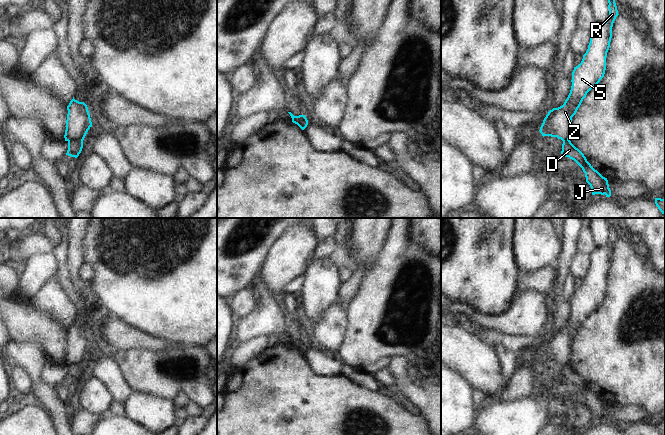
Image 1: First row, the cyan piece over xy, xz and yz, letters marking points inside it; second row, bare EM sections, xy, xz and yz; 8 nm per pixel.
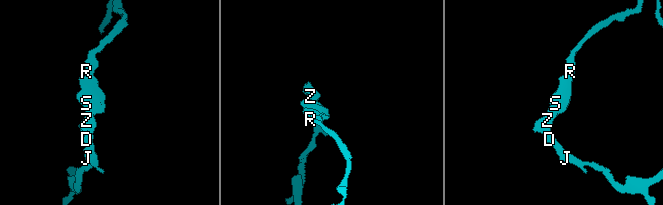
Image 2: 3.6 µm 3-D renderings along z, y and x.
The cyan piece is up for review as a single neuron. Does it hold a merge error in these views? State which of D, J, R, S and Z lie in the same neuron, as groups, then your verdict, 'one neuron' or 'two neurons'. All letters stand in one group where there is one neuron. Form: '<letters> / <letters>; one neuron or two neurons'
D J / R S Z; two neurons

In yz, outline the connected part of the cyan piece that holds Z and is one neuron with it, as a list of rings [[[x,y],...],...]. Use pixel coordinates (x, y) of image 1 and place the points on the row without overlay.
[[[605,218],[608,222],[609,240],[604,247],[597,247],[590,254],[590,267],[581,287],[572,296],[572,310],[564,328],[548,336],[540,351],[542,360],[551,360],[563,366],[570,363],[572,341],[576,338],[587,317],[604,301],[606,281],[612,262],[612,251],[619,239],[615,218]]]

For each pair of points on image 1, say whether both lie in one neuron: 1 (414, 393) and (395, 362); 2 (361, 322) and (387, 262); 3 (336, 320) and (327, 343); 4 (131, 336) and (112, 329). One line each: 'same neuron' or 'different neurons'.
1: same neuron
2: same neuron
3: same neuron
4: same neuron

